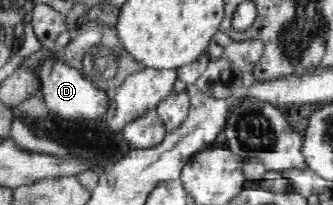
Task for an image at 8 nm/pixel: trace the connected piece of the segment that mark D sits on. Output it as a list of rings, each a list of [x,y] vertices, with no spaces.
[[[50,58],[41,62],[38,75],[42,77],[43,99],[47,107],[53,112],[57,119],[103,119],[109,109],[109,95],[105,90],[98,89],[90,81],[70,65],[60,59]]]

